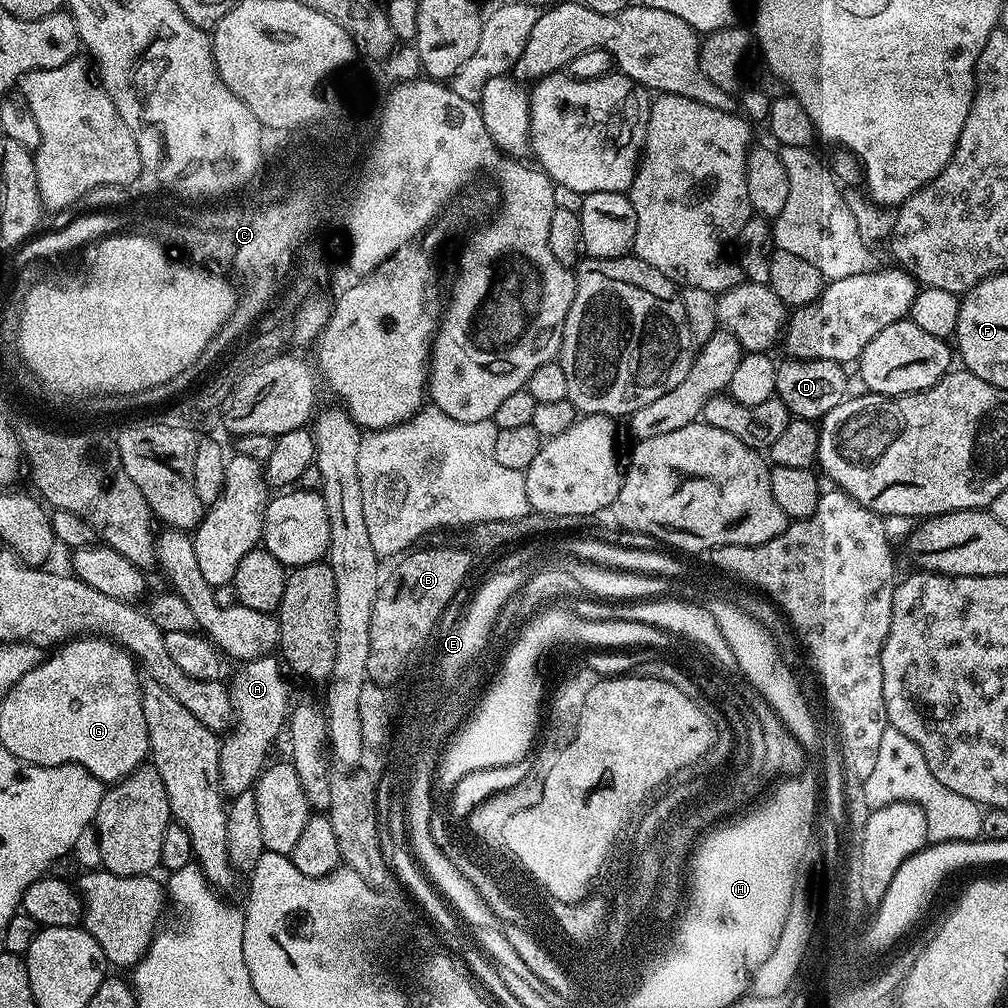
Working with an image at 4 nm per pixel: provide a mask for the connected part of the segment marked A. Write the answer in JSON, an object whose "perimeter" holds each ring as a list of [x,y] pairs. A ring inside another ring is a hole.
{"perimeter":[[[275,655],[245,660],[237,668],[240,669],[233,674],[232,681],[226,684],[234,723],[220,745],[220,786],[229,797],[249,791],[255,785],[269,763],[268,751],[276,735],[285,731],[290,715],[288,684],[284,681],[285,669]]]}

